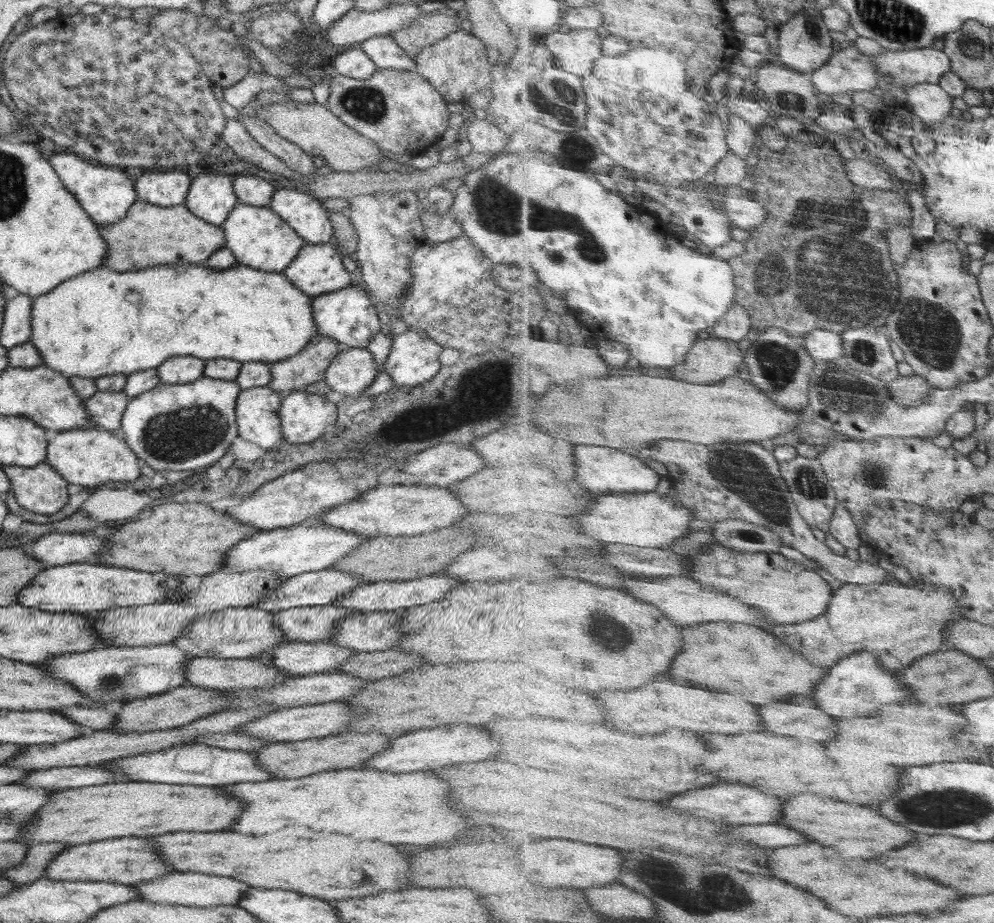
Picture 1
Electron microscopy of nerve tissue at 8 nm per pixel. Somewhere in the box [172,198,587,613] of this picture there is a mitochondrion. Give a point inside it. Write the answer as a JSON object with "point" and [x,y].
{"point":[367,461]}

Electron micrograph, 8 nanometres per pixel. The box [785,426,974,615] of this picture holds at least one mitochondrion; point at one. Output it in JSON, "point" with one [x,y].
{"point":[874,475]}

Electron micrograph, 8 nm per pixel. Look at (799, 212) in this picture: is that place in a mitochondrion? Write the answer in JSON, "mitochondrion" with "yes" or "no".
{"mitochondrion":"yes"}

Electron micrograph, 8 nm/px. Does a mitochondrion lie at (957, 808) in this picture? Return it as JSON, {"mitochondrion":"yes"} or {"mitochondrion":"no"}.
{"mitochondrion":"yes"}

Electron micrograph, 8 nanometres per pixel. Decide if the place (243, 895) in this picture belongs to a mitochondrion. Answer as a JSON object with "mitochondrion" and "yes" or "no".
{"mitochondrion":"no"}

